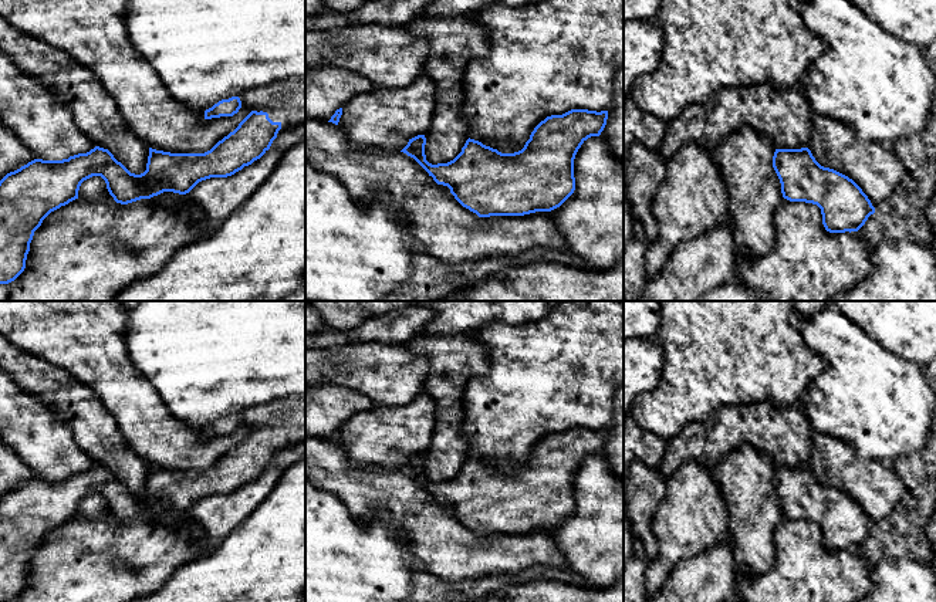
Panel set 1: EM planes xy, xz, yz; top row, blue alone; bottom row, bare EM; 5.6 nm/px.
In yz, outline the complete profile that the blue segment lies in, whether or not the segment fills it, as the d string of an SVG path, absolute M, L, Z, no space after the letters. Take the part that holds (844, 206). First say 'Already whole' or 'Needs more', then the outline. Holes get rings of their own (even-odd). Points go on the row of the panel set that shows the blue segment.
Already whole. M808 148L776 149L773 168L783 197L817 204L829 233L858 231L875 213L871 200L852 179L821 166Z

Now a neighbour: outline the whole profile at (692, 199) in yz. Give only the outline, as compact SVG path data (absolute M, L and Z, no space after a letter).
M687 143L672 155L666 163L665 180L653 197L653 216L659 226L659 236L646 251L648 280L662 271L679 243L697 237L726 220L727 189L713 152Z

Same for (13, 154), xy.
M0 122L0 180L34 159L18 136Z

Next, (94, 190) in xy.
M92 176L84 180L78 190L78 199L88 203L115 202L101 176Z

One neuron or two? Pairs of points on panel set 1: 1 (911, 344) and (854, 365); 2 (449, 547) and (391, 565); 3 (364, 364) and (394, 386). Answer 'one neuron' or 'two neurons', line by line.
1: two neurons
2: two neurons
3: one neuron

